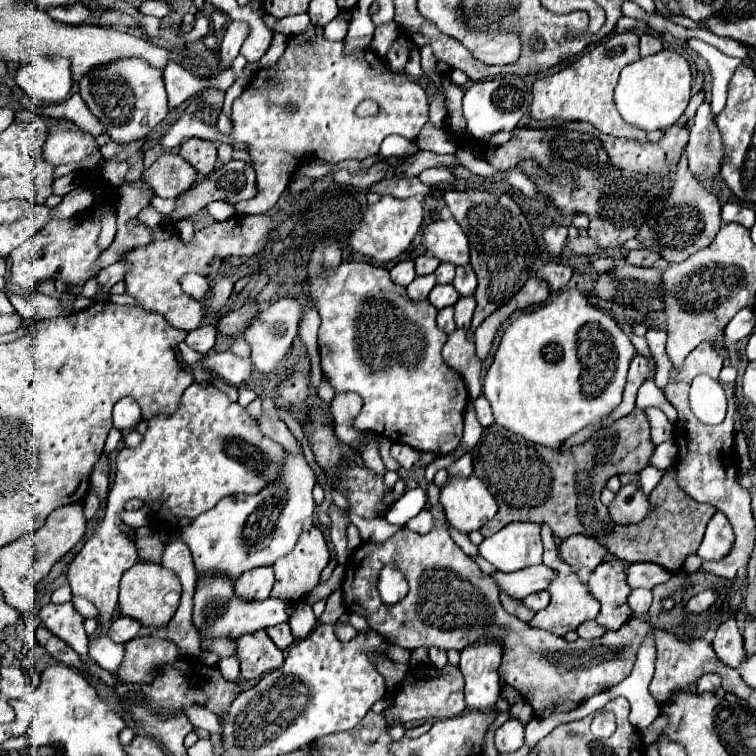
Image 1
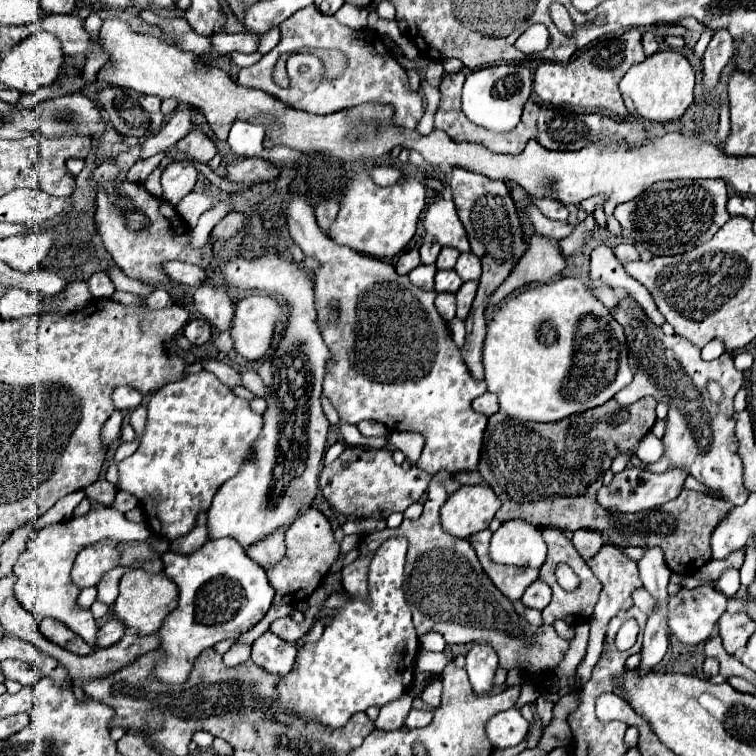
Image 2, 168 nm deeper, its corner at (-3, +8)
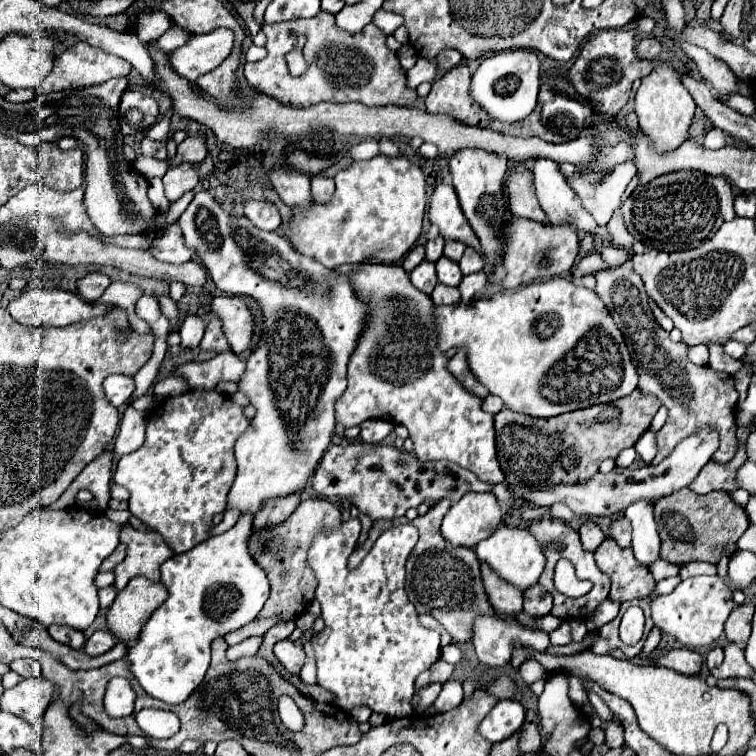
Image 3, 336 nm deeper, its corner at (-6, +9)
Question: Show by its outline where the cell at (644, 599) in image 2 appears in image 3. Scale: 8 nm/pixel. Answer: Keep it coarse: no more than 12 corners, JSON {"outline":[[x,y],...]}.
{"outline":[[689,577],[651,601],[653,623],[687,649],[715,643],[731,589]]}

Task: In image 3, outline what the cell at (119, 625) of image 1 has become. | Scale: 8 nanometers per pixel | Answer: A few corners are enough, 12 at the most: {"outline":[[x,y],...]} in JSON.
{"outline":[[95,631],[85,641],[89,657],[107,653],[117,639],[109,631]]}

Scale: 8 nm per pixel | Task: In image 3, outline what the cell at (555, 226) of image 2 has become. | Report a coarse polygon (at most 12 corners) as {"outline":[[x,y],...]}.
{"outline":[[525,163],[509,165],[507,205],[515,217],[547,221]]}

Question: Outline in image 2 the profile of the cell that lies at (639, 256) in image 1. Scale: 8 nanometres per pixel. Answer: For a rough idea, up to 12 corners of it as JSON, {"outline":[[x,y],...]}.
{"outline":[[618,244],[614,254],[620,262],[640,260],[634,244]]}

